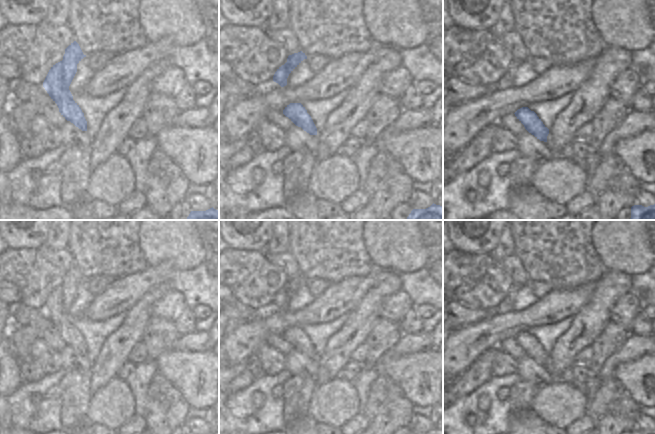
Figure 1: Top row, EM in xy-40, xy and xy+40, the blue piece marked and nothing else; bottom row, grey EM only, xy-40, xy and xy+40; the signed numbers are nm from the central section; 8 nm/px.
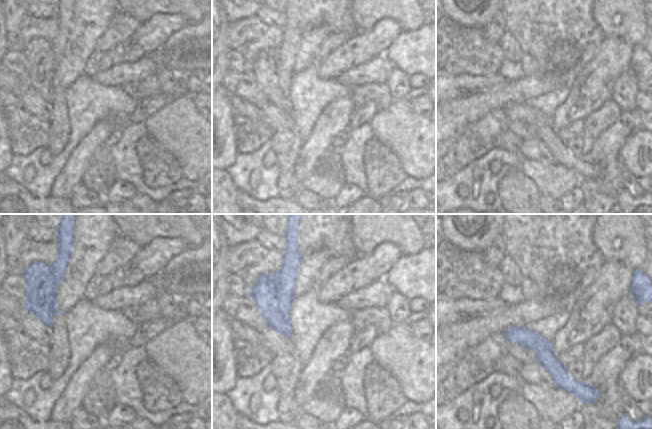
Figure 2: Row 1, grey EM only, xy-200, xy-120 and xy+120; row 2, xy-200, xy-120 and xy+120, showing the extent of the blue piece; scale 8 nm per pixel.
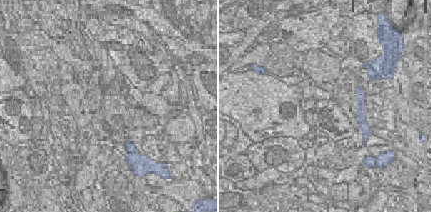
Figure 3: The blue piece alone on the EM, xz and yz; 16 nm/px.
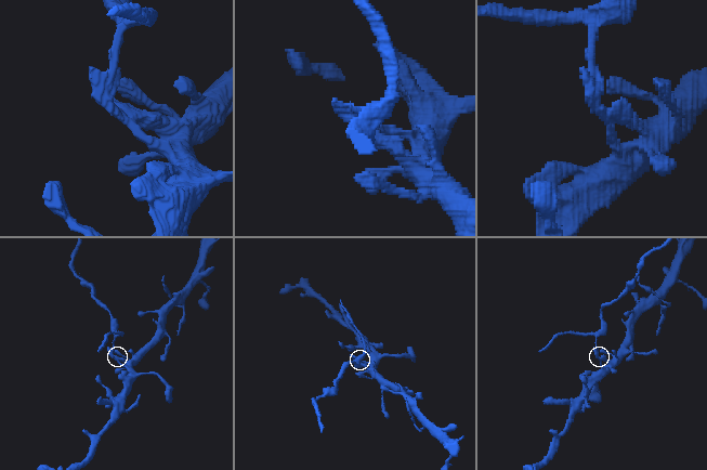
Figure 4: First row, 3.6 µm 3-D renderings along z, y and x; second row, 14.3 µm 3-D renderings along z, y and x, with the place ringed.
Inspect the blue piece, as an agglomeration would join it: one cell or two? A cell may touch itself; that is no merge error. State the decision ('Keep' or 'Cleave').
Cleave

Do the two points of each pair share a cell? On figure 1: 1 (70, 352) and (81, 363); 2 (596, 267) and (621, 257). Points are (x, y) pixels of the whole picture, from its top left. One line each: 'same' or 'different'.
1: same
2: different

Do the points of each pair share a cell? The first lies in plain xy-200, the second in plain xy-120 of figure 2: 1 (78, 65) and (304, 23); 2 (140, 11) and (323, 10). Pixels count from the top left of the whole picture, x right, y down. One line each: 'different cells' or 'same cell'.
1: different cells
2: different cells

